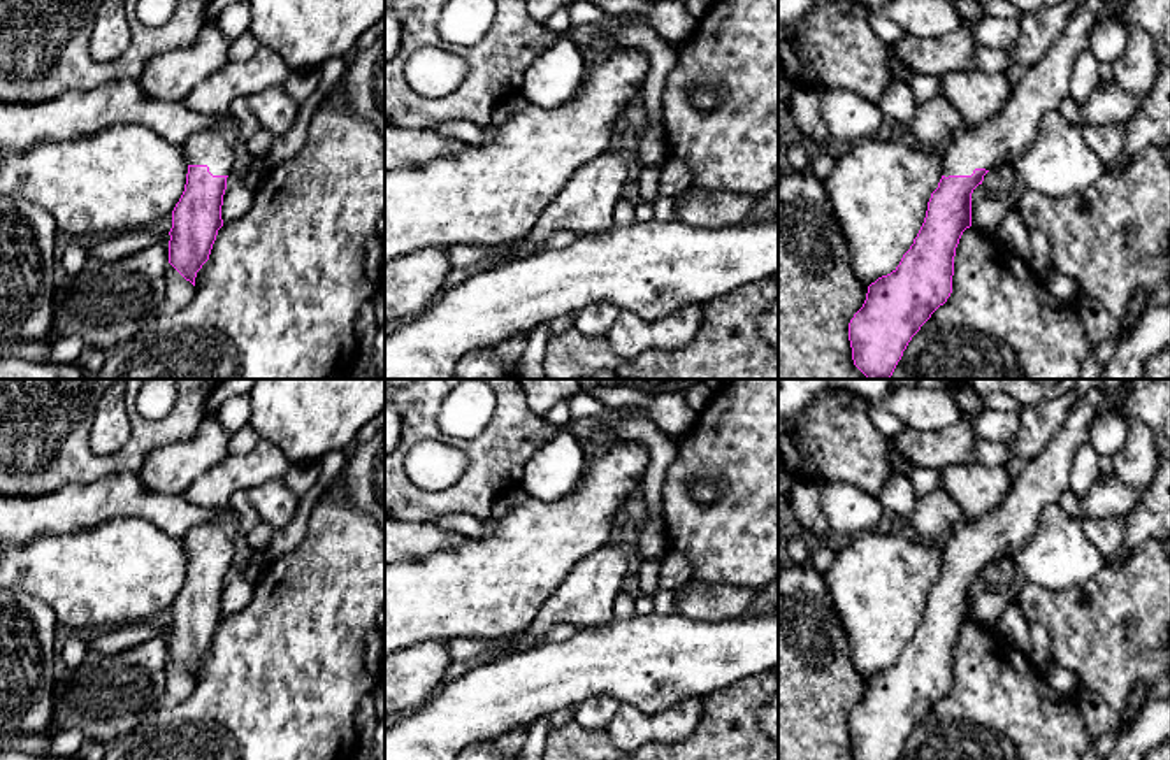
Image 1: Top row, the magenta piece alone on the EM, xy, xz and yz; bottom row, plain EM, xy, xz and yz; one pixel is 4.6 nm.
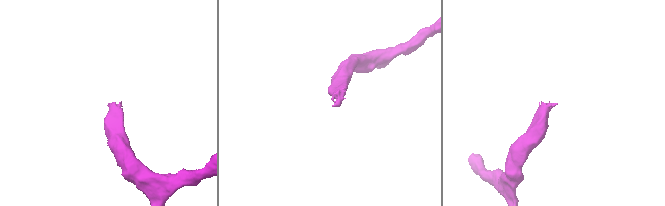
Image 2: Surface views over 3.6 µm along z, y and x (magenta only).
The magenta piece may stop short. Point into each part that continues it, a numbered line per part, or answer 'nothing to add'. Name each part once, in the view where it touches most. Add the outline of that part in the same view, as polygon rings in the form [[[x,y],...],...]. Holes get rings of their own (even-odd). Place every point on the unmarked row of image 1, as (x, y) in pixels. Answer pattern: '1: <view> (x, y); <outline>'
1: yz (996, 536); [[[1121,379],[1112,391],[1098,386],[1080,397],[1049,444],[1024,465],[1003,502],[982,518],[966,520],[954,528],[943,542],[943,569],[971,569],[975,562],[1014,560],[1021,546],[1035,534],[1040,513],[1049,504],[1059,502],[1061,495],[1068,491],[1075,453],[1080,446],[1091,442],[1091,425],[1094,419],[1107,411],[1116,411],[1128,418],[1124,411],[1128,393],[1130,383]]]

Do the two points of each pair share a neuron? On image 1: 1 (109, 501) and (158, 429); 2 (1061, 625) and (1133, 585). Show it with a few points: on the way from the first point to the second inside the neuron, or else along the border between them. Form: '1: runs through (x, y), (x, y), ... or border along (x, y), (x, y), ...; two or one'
1: border along (136, 471), (104, 476), (88, 483); two
2: runs through (1079, 625), (1093, 625), (1116, 602); one

